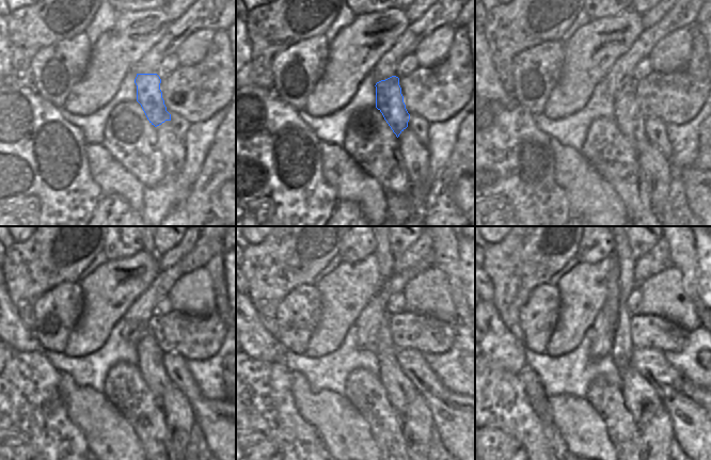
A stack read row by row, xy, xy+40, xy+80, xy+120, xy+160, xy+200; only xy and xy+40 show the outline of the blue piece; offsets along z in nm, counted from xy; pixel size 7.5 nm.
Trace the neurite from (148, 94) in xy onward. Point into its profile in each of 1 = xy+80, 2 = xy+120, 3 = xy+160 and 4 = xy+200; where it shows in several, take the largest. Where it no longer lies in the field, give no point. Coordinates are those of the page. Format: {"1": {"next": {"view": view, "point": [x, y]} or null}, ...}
{"1": {"next": {"view": "xy+80", "point": [628, 115]}}, "2": {"next": {"view": "xy+120", "point": [149, 353]}}, "3": {"next": {"view": "xy+160", "point": [400, 391]}}, "4": {"next": {"view": "xy+200", "point": [638, 394]}}}

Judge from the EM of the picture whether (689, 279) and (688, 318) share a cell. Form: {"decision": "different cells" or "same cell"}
{"decision": "different cells"}

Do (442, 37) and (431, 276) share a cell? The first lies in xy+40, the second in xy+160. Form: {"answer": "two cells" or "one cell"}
{"answer": "one cell"}

